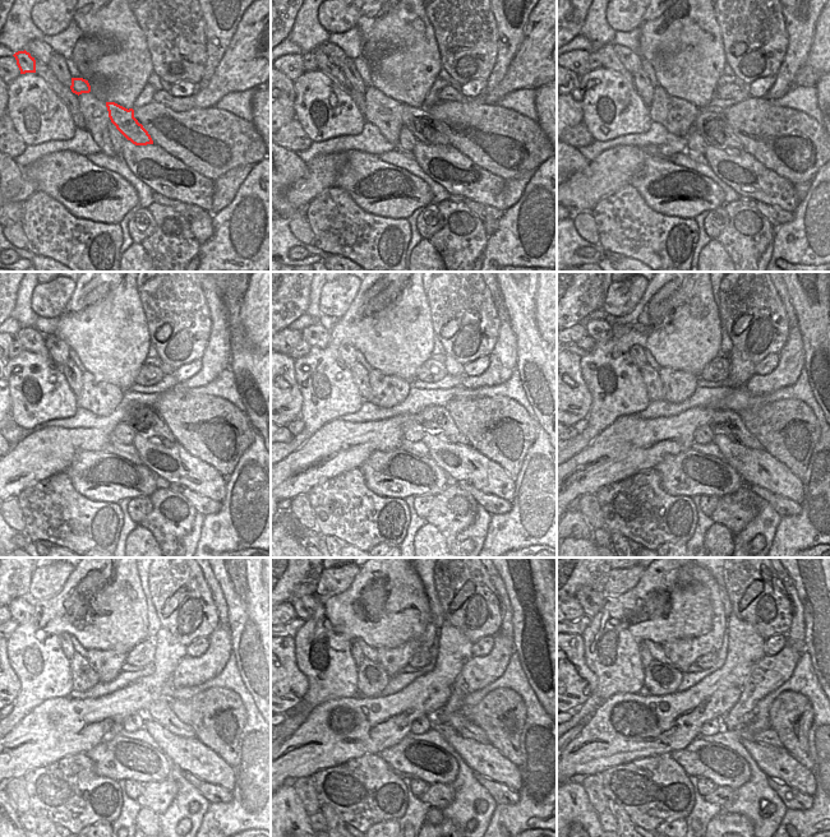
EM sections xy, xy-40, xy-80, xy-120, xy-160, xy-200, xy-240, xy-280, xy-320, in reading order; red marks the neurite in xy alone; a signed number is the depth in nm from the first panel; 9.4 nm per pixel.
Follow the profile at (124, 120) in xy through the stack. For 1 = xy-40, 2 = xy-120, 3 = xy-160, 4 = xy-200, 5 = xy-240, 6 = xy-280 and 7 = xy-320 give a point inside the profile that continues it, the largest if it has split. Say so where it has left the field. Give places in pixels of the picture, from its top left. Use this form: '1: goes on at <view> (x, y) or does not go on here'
1: goes on at xy-40 (416, 120)
2: goes on at xy-120 (146, 420)
3: goes on at xy-160 (436, 420)
4: goes on at xy-200 (728, 422)
5: goes on at xy-240 (160, 712)
6: goes on at xy-280 (457, 721)
7: goes on at xy-320 (768, 738)

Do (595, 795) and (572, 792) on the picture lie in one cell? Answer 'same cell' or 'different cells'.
different cells

